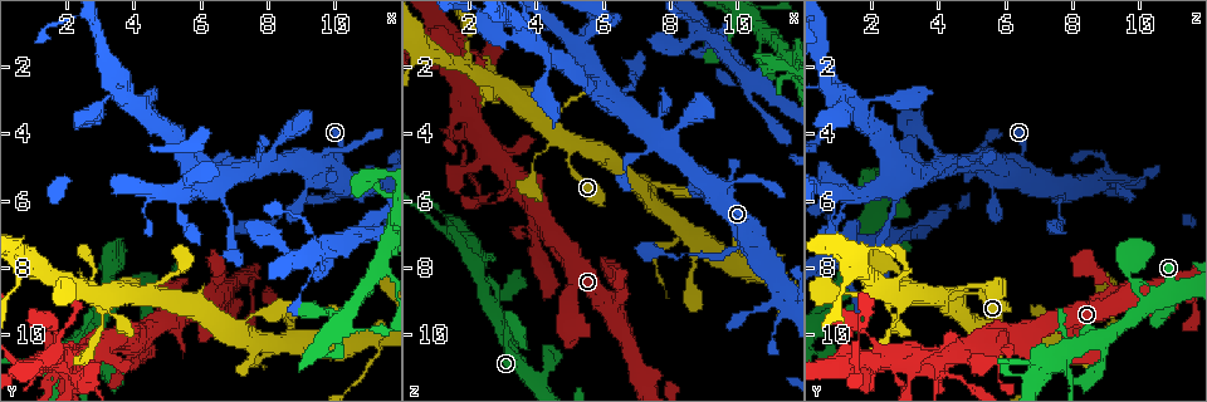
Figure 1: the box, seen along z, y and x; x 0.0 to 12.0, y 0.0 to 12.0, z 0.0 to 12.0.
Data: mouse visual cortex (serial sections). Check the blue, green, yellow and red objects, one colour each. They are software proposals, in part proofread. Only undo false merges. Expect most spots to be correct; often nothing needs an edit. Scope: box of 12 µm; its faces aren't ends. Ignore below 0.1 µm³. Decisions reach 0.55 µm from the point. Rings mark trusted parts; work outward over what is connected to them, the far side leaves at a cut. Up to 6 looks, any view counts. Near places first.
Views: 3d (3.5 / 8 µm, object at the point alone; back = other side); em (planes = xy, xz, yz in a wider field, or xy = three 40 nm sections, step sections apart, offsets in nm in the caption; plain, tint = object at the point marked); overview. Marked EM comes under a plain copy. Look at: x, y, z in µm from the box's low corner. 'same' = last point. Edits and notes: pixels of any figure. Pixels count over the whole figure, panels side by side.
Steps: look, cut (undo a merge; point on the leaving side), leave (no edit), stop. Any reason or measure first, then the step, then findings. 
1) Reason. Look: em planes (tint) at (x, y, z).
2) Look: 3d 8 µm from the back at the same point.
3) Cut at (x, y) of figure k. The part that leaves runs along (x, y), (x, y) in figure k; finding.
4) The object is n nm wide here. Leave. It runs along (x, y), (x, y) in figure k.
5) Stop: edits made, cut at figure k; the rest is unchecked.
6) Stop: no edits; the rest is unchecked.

A narrow waist. Look: 3d 8 µm at (3.9, 8.5, 5.0).

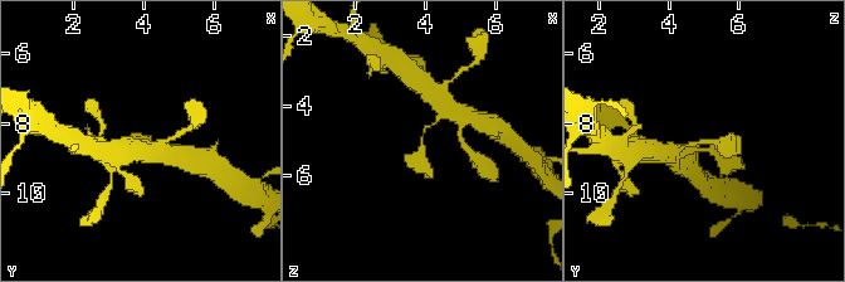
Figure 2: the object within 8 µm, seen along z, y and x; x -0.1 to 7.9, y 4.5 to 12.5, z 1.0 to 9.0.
Closer look. Look: 3d 3.5 µm at (3.9, 8.5, 5.0).

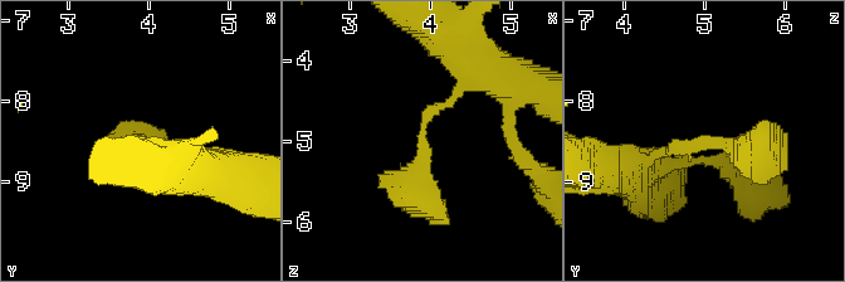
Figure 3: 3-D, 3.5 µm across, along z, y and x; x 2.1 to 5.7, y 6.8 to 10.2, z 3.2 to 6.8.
The arms are 200, 450 nm wide; now the EM. Look: em xy step 2 (tint) at (3.90, 8.60, 4.90).

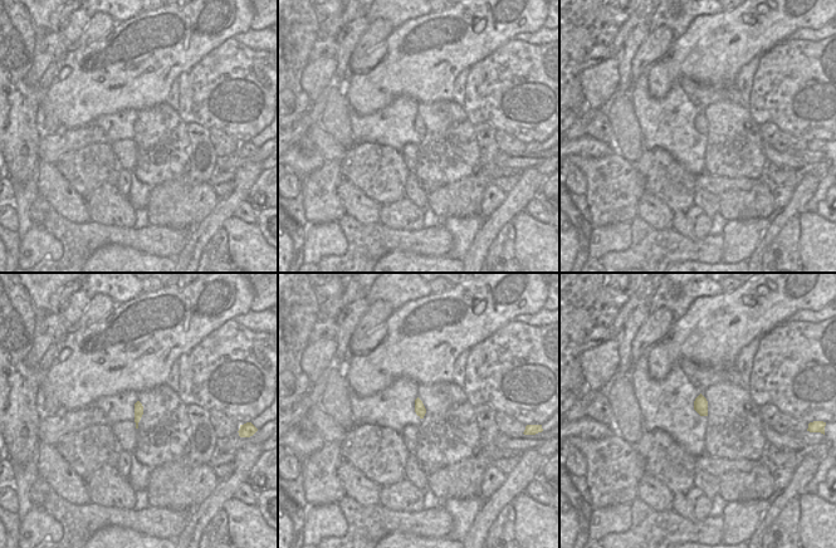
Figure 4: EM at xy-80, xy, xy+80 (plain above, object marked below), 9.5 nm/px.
Leave. It runs along (488, 68), (423, 122), (415, 194), (434, 210) in figure 3; one cell here.

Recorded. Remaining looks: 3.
Abrupt turn. Look: 3d 3.5 µm at (2.0, 10.8, 4.1).

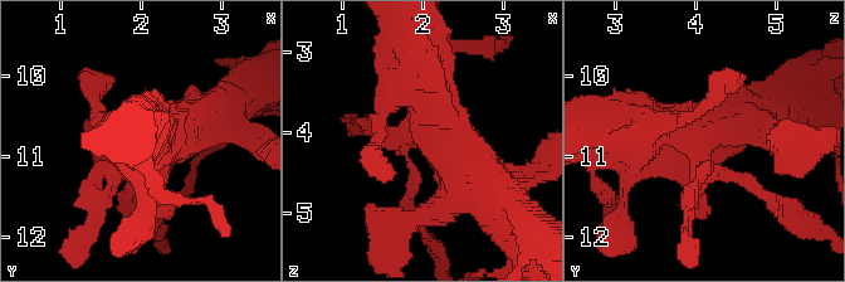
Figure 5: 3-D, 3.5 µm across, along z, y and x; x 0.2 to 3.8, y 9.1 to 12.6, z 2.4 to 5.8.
Now the EM. Look: em xy step 2 (tint) at (2.00, 10.80, 4.10).

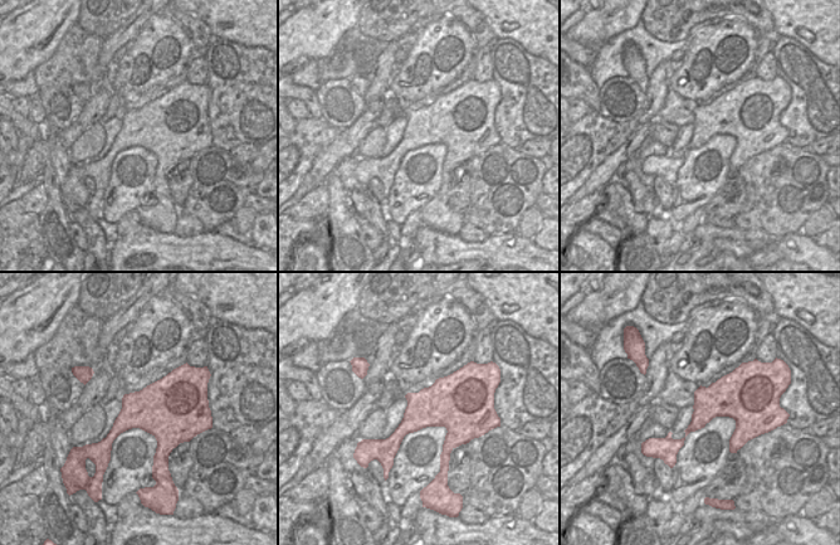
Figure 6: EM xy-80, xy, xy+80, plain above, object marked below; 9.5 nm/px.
Leave. It runs along (464, 147), (440, 121), (414, 34) in figure 5; continuous, no second cell.

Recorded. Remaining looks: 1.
Stop: no edits; the rest is unchecked.

